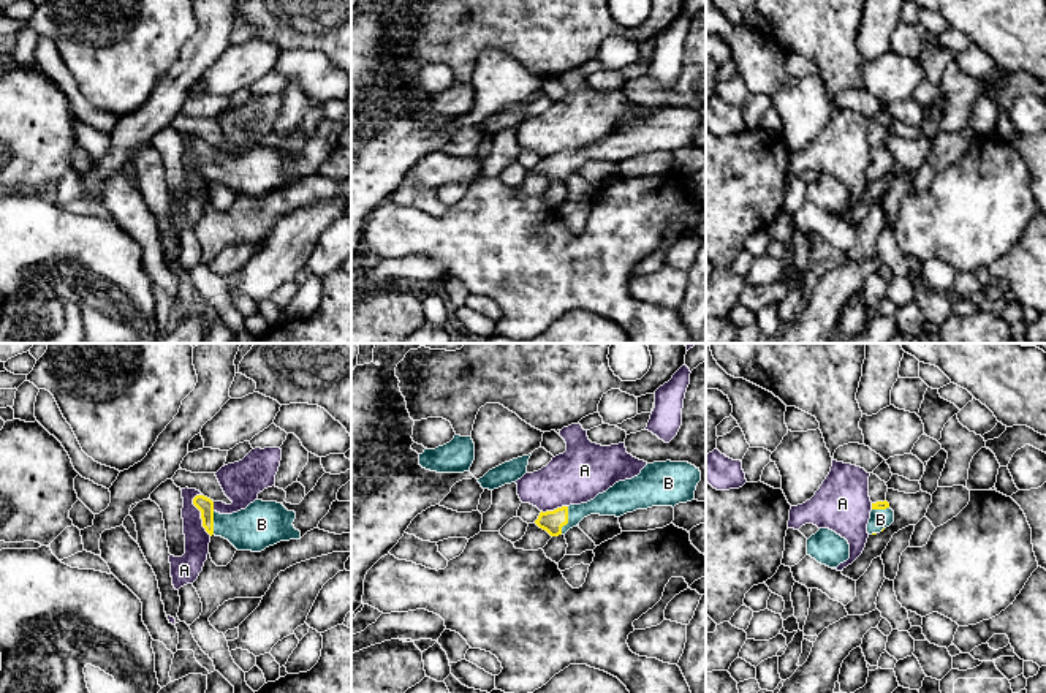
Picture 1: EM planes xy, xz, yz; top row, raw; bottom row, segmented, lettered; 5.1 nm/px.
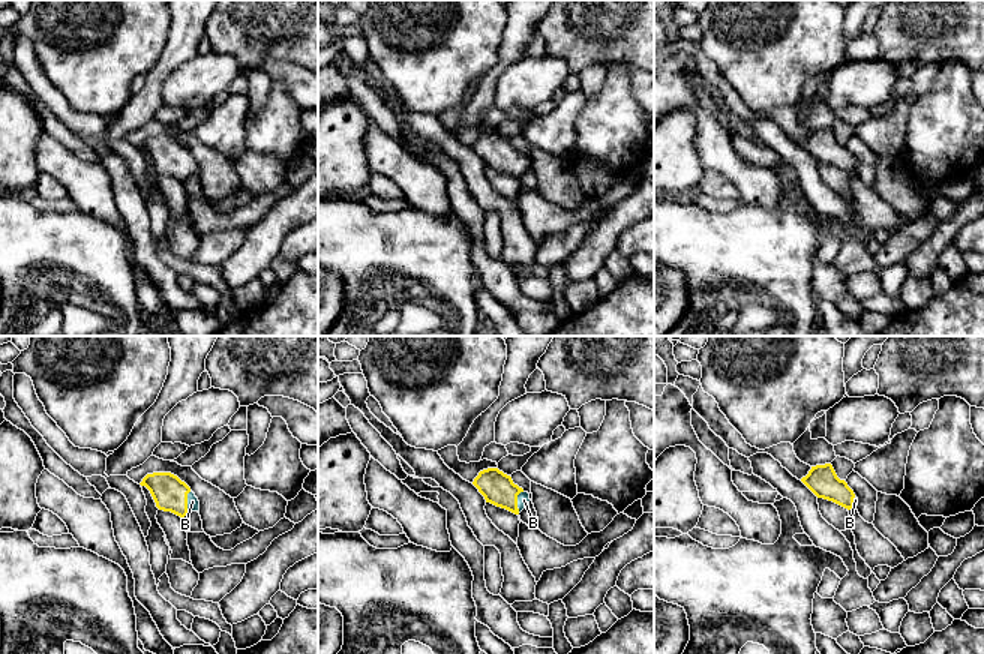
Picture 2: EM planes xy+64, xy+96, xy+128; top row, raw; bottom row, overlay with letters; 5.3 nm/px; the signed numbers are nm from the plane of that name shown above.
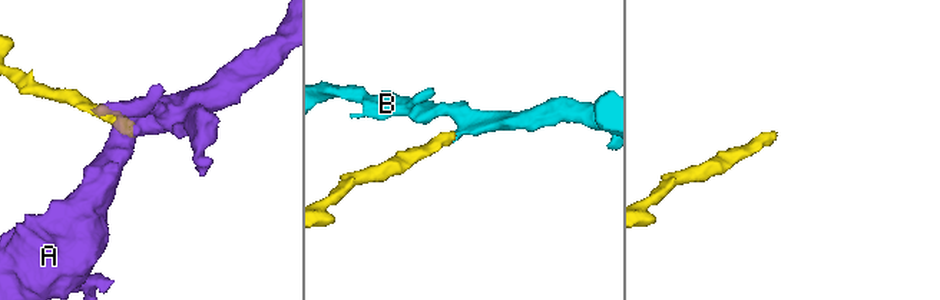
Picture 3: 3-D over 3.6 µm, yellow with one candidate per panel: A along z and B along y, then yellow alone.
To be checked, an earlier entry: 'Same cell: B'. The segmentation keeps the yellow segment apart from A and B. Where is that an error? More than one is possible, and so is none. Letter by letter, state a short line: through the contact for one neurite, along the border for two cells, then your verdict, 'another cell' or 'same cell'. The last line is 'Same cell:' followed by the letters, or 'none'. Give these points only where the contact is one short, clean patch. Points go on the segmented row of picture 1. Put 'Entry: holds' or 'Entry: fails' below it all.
A: line xy (197, 494), (193, 505), (200, 511), (201, 526), (211, 535); another cell
B: line xz (551, 521), (567, 521), (575, 513), (611, 502); same cell
Same cell: B
Entry: holds

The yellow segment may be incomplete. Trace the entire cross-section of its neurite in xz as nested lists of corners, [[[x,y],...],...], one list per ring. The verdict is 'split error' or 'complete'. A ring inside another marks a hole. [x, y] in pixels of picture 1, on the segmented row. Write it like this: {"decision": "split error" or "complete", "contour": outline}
{"decision": "split error", "contour": [[[654,462],[631,479],[619,481],[593,500],[540,513],[535,524],[551,536],[565,535],[590,516],[620,517],[652,506],[676,506],[695,500],[701,471],[688,462]]]}

